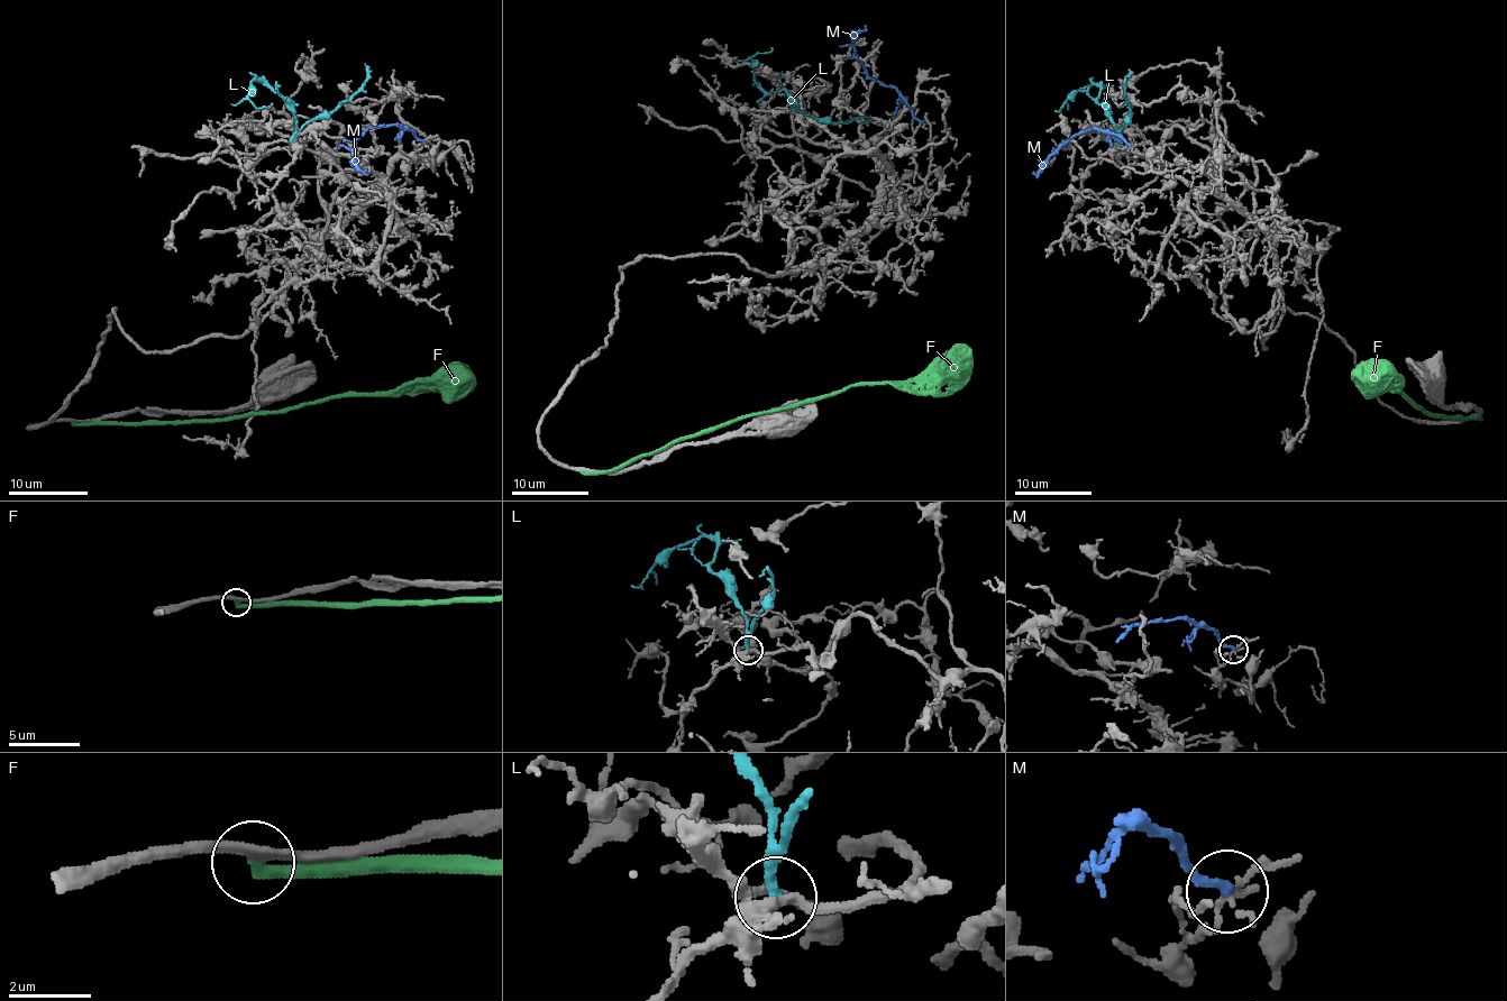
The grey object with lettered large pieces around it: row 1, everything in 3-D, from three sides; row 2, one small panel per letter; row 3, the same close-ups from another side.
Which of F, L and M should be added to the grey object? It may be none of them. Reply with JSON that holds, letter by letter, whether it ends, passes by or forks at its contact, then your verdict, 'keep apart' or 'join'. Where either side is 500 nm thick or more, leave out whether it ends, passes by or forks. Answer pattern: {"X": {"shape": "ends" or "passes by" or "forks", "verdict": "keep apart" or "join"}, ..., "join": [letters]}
{"F": {"shape": "ends", "verdict": "keep apart"}, "L": {"shape": "ends", "verdict": "keep apart"}, "M": {"shape": "ends", "verdict": "keep apart"}, "join": []}

